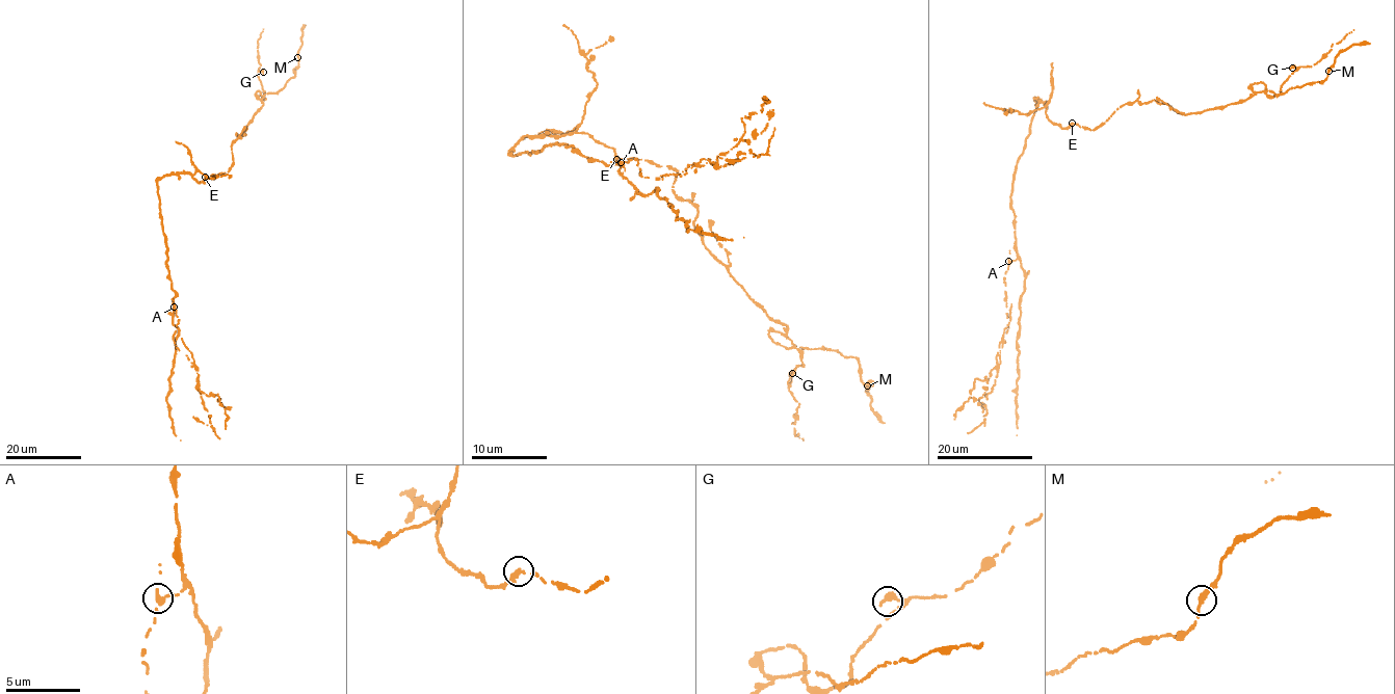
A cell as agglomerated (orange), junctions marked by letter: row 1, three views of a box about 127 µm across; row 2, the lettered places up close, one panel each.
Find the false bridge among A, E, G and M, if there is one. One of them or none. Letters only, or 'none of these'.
A

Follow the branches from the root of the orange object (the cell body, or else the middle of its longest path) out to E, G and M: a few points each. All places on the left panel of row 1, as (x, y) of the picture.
E: (192, 176), (200, 182), (205, 182), (205, 177)
G: (192, 176), (204, 183), (230, 170), (236, 133), (240, 137), (263, 105), (257, 75), (263, 72)
M: (192, 176), (204, 183), (230, 170), (236, 133), (240, 137), (265, 95), (294, 77), (297, 57)

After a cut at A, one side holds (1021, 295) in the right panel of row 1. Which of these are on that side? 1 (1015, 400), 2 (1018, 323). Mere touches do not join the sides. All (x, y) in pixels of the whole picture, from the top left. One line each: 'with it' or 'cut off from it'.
1: with it
2: with it

